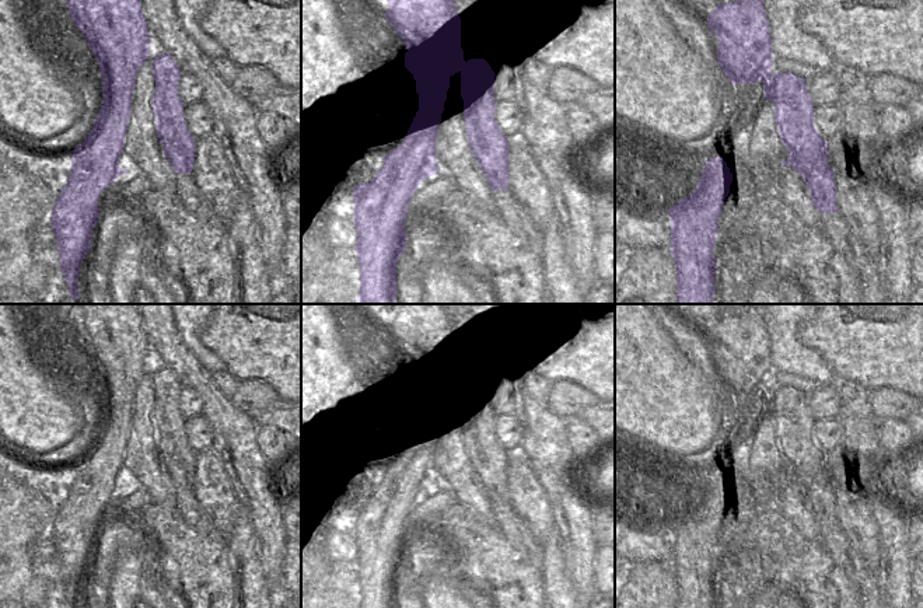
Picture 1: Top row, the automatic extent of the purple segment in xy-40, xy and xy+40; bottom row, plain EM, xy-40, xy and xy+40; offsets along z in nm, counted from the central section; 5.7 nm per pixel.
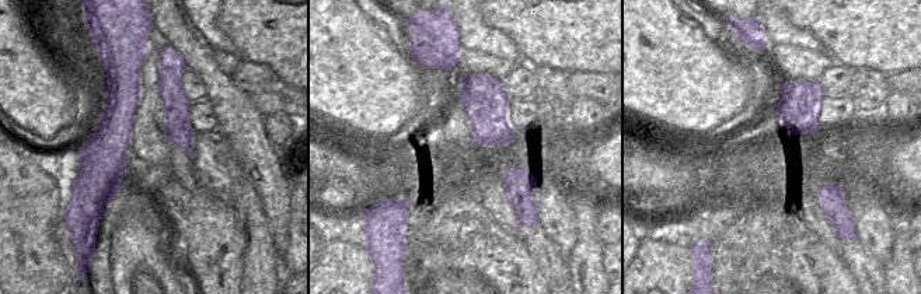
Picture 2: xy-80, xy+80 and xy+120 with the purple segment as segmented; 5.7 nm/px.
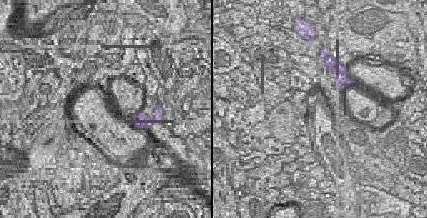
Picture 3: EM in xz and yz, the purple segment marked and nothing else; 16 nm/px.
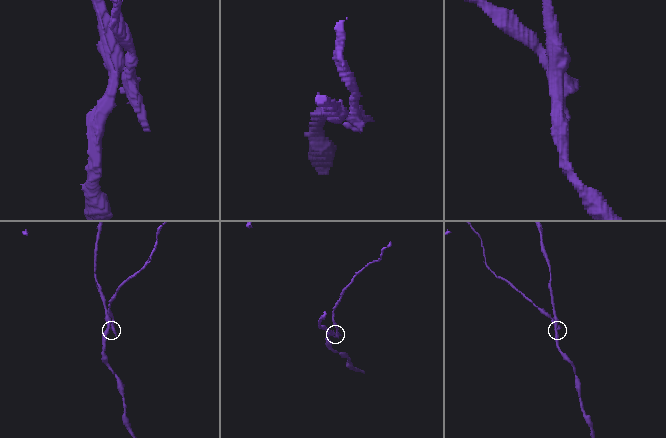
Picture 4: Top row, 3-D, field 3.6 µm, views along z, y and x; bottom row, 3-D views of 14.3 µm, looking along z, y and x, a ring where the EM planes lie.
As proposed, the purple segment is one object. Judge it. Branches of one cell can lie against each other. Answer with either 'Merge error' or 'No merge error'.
Merge error

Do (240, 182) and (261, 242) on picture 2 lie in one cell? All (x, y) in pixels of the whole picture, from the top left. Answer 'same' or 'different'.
same

